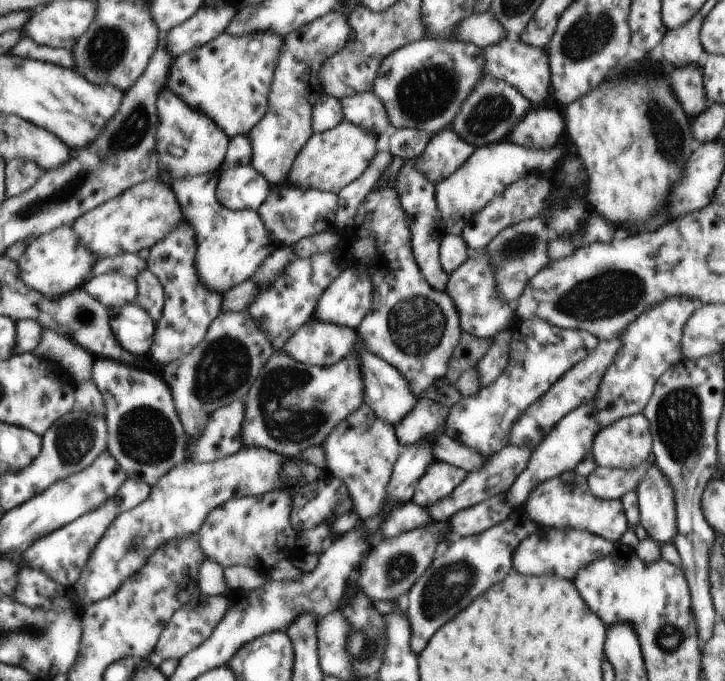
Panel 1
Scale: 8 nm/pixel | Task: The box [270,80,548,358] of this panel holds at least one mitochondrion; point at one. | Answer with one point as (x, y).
(491, 112)

